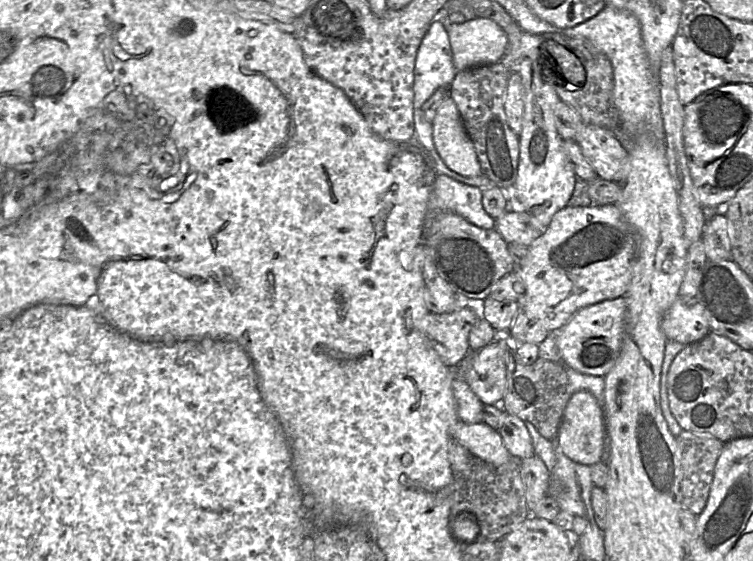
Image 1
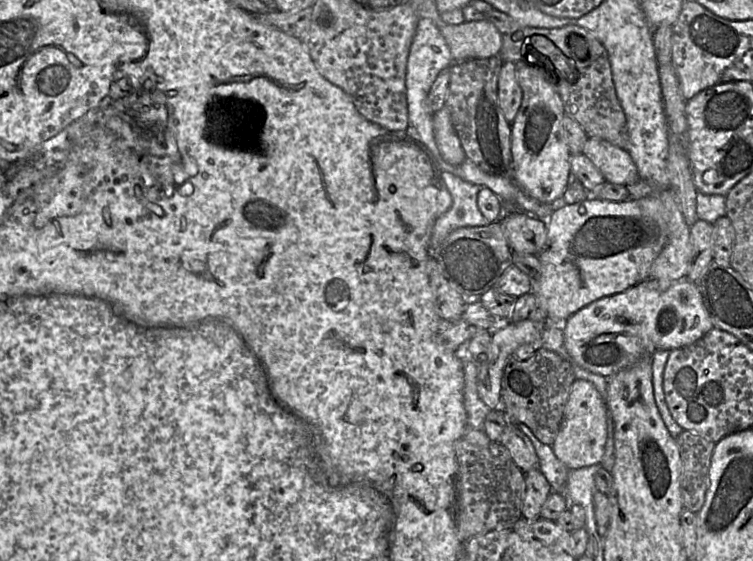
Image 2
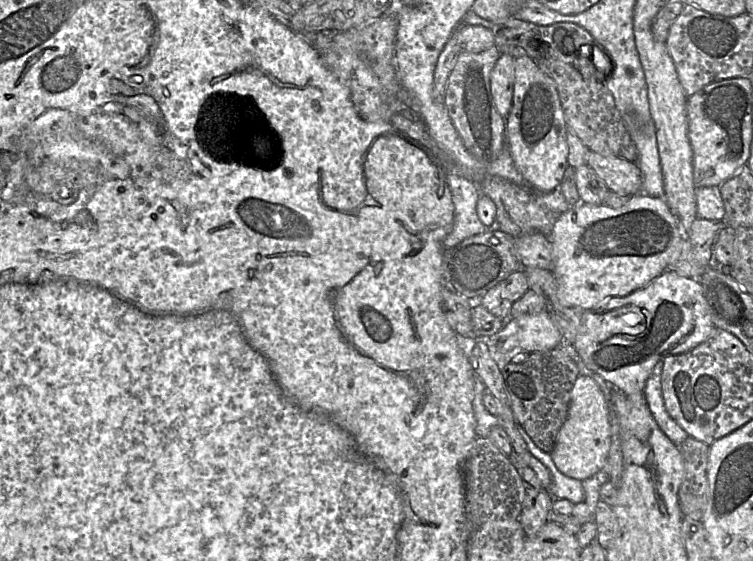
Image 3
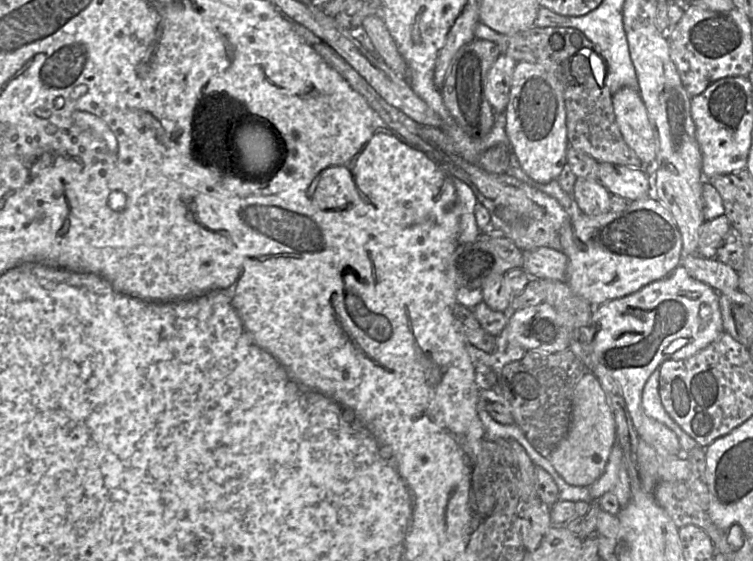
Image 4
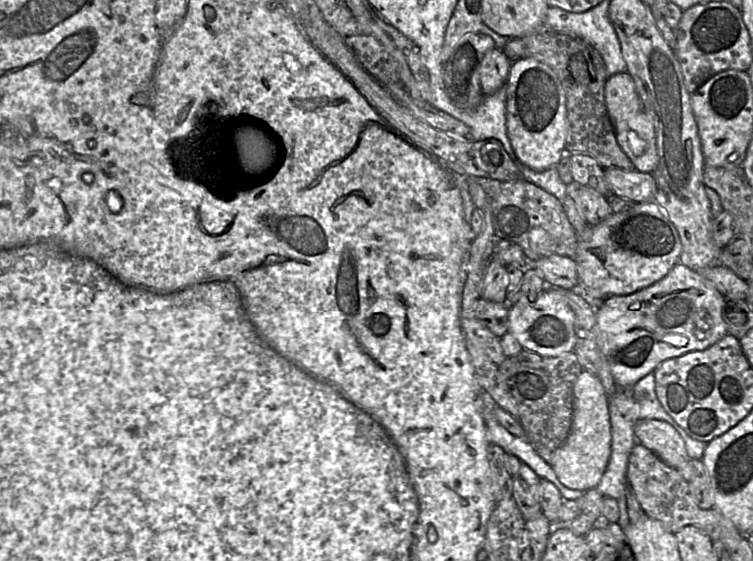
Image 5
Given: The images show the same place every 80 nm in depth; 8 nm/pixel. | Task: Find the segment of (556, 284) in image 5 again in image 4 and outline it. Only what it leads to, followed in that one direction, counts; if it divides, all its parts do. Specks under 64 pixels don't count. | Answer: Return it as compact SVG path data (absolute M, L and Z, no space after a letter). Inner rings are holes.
M548 247L523 251L522 269L531 278L565 281L568 258L566 255Z

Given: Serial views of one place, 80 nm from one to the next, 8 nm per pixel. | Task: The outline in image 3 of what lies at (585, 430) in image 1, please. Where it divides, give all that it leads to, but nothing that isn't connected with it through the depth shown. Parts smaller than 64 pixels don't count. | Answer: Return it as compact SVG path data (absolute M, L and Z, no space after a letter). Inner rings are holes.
M580 374L570 394L568 415L561 426L551 457L565 476L583 481L607 465L611 445L611 407L606 395L590 376Z

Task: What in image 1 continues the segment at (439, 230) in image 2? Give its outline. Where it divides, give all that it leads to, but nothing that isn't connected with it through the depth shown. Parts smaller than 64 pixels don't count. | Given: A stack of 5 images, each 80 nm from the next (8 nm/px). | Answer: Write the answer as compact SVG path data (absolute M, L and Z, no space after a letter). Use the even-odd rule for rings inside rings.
M447 175L437 176L429 199L429 217L451 212L483 229L495 229L495 219L482 205L483 190Z

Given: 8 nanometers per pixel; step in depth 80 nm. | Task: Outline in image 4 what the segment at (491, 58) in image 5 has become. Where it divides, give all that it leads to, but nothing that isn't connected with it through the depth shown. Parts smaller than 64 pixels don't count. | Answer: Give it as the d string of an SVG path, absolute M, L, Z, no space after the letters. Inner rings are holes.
M500 53L489 69L485 94L495 113L505 113L516 62L513 58Z

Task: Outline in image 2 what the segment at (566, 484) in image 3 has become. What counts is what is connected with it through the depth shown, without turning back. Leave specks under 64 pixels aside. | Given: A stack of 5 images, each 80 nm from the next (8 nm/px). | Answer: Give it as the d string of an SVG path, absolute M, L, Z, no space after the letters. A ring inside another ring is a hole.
M516 424L531 441L539 459L539 469L549 482L552 492L563 494L569 469L556 457L552 446L543 444L527 425Z

